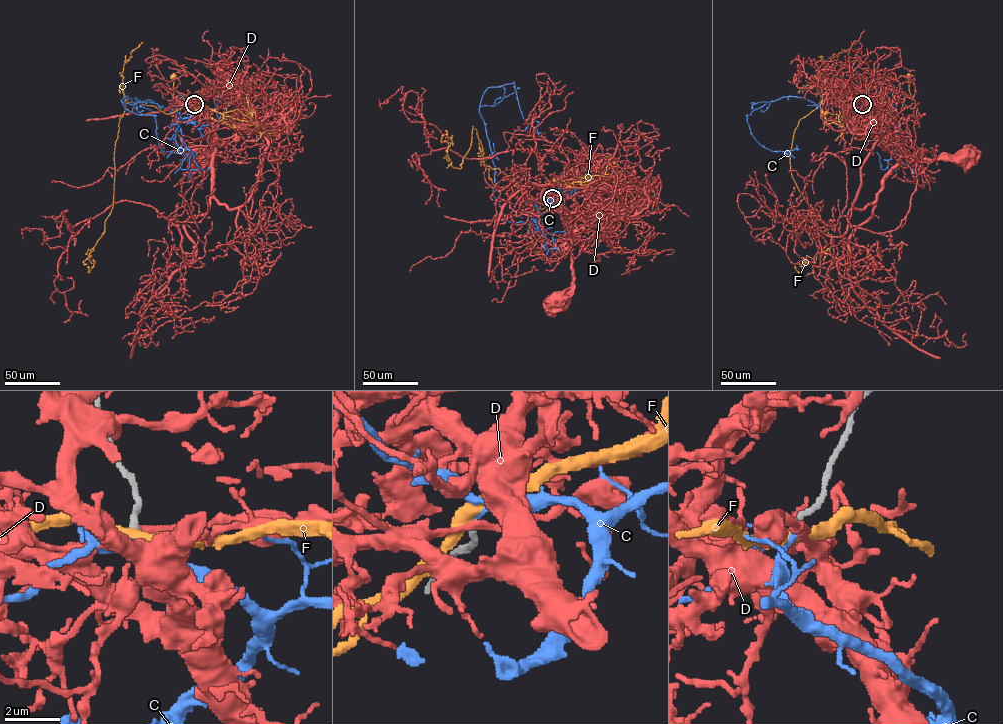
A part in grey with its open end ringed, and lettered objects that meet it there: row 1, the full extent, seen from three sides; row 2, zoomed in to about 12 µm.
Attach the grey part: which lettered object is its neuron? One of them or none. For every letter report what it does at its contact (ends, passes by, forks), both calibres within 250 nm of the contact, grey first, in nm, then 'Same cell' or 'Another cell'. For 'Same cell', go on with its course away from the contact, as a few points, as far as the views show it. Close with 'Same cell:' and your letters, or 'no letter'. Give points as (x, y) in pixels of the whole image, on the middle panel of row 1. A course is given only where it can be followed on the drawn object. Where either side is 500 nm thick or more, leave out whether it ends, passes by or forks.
C: It passes by. Thickness 240 nm (grey) against 140 nm. Same cell. Its course: (552, 198), (537, 228), (500, 217), (479, 110), (485, 91), (514, 83), (524, 120), (541, 132)
D: It passes by. Thickness 240 nm (grey) against 280 nm. Another cell
F: It passes by. Thickness 240 nm (grey) against 460 nm. Another cell
Same cell: C

